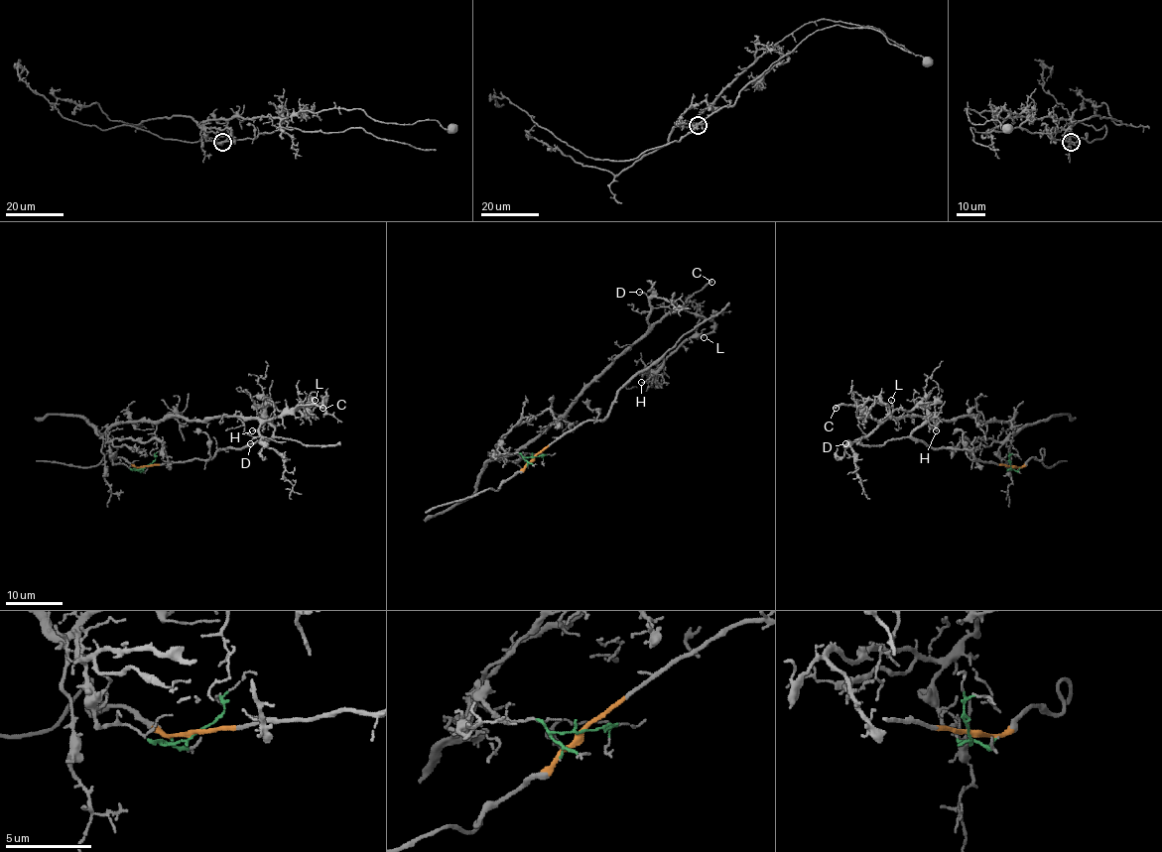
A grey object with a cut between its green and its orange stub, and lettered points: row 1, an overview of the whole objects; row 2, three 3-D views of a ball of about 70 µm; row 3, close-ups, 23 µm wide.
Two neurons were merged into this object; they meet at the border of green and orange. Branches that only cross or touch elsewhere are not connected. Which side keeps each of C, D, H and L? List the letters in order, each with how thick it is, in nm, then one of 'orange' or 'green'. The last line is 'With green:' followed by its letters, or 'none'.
C: 240 nm | green
D: 110 nm | green
H: 130 nm | orange
L: 90 nm | orange
With green: C, D

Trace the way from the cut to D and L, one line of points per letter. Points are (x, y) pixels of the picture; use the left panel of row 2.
D: (146, 465), (134, 470), (113, 461), (107, 432), (113, 426), (173, 416), (254, 417), (261, 438), (250, 444)
L: (144, 465), (208, 460), (218, 450), (266, 441), (274, 428), (264, 407), (296, 410), (315, 400)

